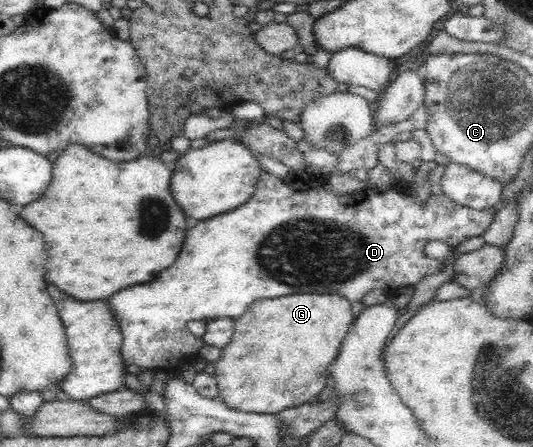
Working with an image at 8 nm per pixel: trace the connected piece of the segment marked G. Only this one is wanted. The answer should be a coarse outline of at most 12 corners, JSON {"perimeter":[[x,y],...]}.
{"perimeter":[[338,294],[255,301],[215,362],[228,408],[312,402],[351,326]]}

